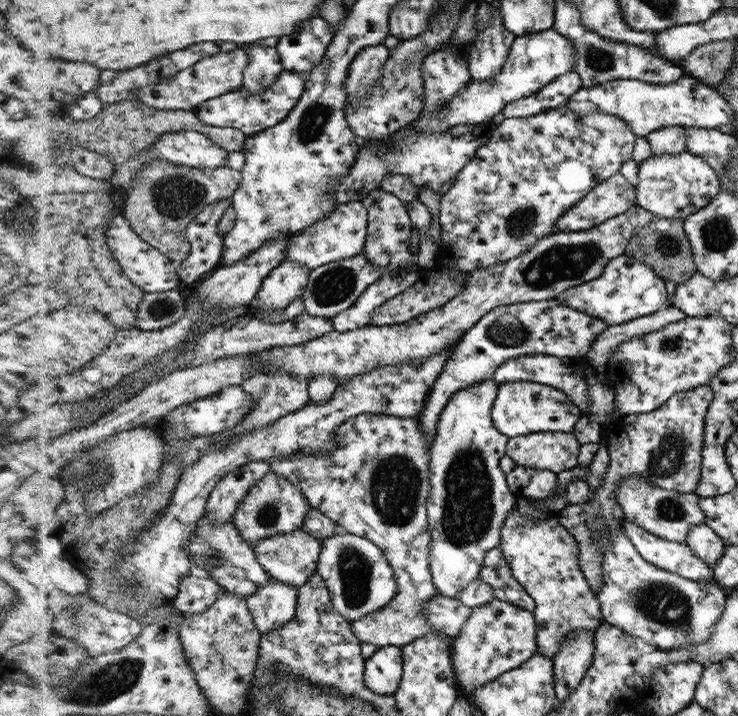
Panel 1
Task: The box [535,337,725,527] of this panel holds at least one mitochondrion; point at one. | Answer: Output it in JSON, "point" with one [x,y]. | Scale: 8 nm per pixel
{"point":[669,455]}

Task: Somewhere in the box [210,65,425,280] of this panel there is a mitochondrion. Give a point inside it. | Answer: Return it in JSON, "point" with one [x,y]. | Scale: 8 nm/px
{"point":[317,115]}

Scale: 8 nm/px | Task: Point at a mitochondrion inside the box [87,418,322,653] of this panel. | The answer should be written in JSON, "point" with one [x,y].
{"point":[270,507]}

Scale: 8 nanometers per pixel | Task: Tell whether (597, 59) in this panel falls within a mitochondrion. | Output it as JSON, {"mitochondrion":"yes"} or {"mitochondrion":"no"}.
{"mitochondrion":"yes"}

